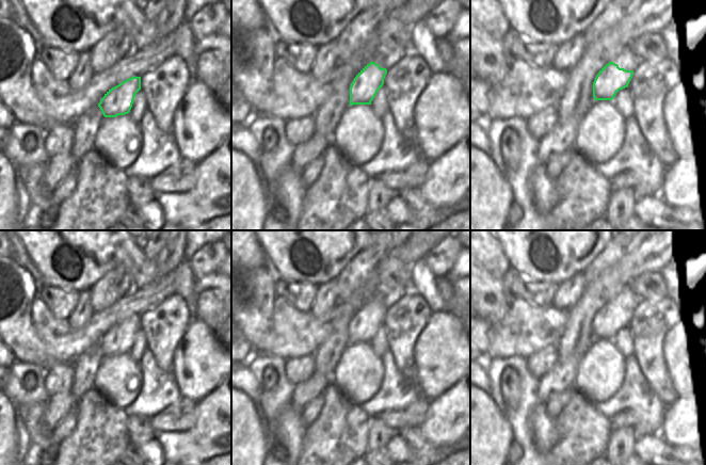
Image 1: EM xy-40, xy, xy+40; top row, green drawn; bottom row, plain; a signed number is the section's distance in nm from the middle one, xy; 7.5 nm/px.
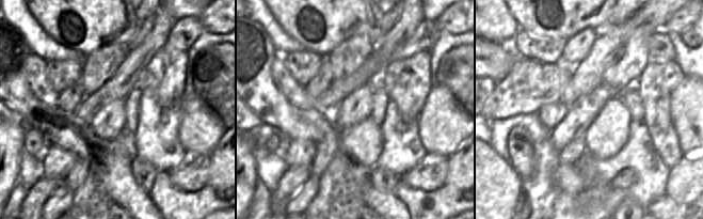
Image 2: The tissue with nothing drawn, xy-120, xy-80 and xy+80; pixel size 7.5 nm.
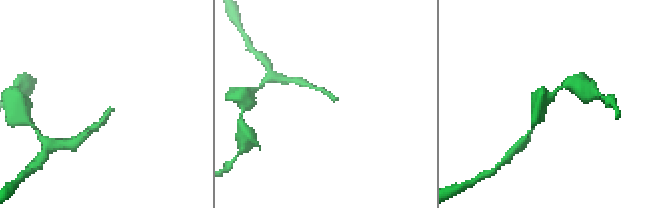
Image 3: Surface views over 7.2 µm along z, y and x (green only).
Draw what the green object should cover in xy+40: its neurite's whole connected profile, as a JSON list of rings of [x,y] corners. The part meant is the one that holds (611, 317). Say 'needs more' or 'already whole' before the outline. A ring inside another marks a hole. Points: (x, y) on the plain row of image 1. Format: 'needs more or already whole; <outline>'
already whole; [[[609,301],[597,312],[593,321],[593,336],[595,339],[612,339],[620,328],[628,325],[633,309],[620,307],[617,303]]]

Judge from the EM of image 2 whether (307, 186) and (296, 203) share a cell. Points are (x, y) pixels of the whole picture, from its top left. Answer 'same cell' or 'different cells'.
same cell

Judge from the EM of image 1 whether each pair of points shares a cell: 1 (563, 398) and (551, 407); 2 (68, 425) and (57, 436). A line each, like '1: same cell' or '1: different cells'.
1: same cell
2: same cell

